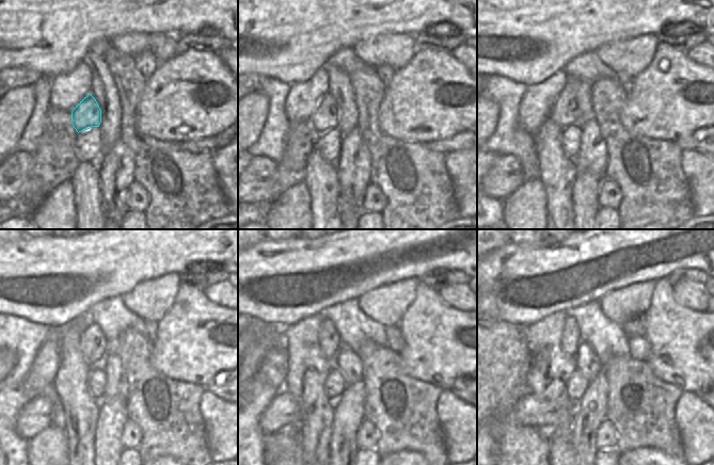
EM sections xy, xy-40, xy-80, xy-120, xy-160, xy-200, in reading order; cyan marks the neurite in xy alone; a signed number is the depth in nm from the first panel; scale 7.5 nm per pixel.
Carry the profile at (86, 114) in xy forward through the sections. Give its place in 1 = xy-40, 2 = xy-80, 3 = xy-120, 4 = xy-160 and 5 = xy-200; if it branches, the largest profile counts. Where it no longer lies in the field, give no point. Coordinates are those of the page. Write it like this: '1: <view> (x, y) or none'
1: xy-40 (327, 115)
2: xy-80 (565, 112)
3: xy-120 (93, 346)
4: xy-160 (330, 342)
5: xy-200 (570, 338)

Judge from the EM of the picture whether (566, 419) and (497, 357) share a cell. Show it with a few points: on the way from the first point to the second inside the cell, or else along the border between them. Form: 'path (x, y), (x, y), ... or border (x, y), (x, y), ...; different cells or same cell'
border (529, 393), (526, 393), (518, 401), (516, 415); different cells

